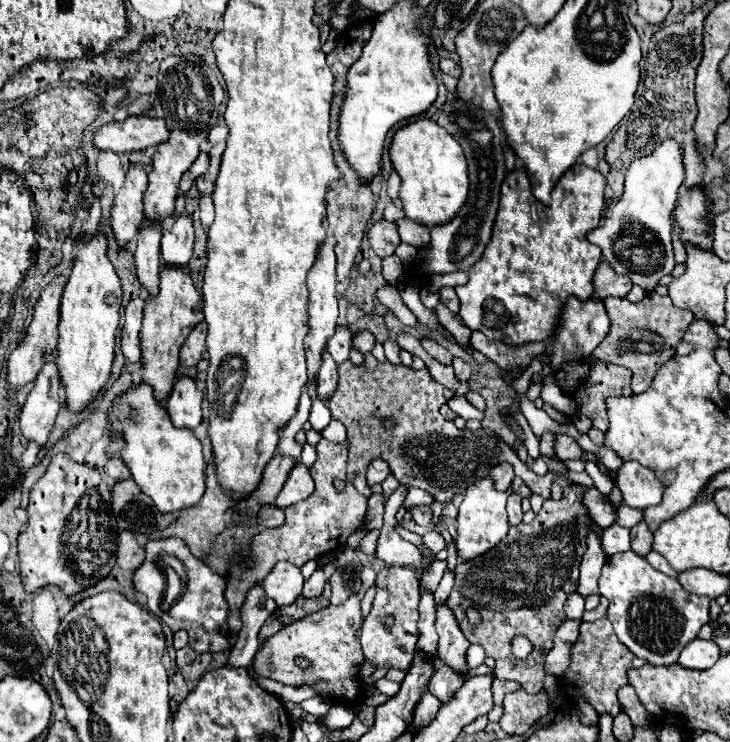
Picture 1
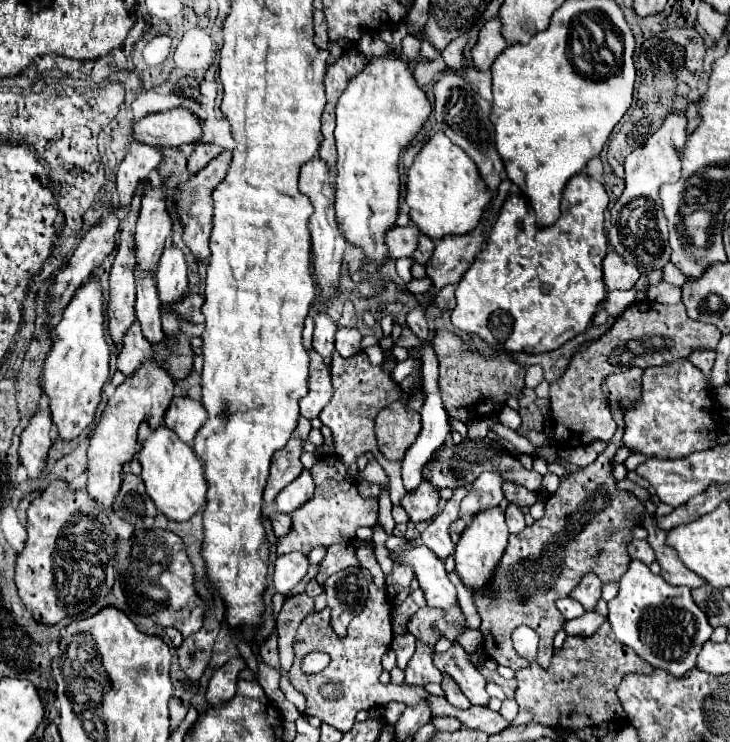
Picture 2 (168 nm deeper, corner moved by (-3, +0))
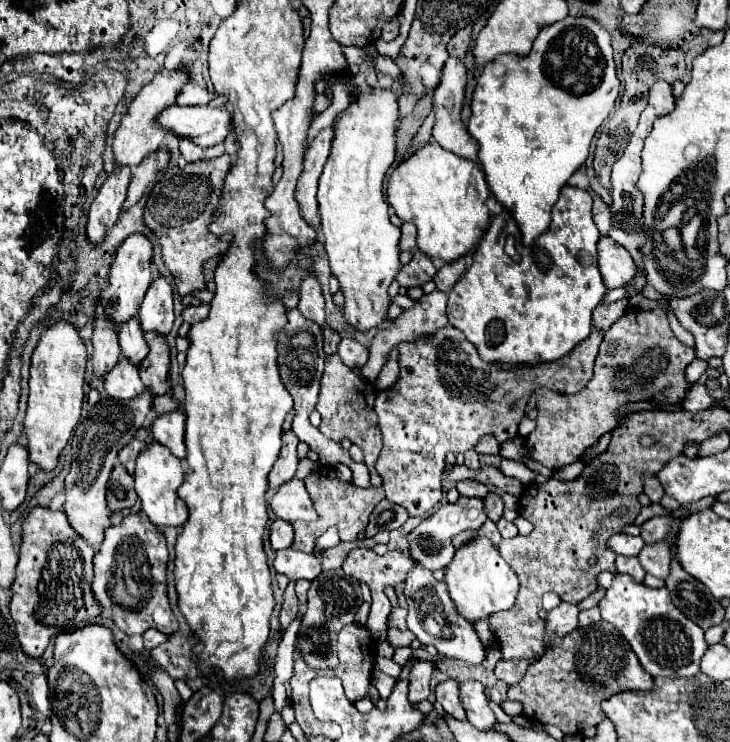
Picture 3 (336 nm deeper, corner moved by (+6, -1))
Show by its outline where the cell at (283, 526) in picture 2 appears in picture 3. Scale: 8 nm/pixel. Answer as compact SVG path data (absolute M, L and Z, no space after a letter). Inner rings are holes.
M276 519L270 527L270 541L272 541L272 549L280 551L280 549L288 549L292 547L294 541L294 529L290 523Z

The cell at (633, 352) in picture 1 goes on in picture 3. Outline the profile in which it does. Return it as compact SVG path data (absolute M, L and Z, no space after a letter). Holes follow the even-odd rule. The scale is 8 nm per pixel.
M656 307L652 311L626 311L604 335L600 345L594 377L586 389L574 395L556 393L550 389L536 389L536 429L528 435L528 455L544 467L556 471L578 461L584 451L594 445L604 433L614 431L626 421L618 409L626 403L650 401L656 393L666 393L668 401L682 403L690 389L684 369L692 363L696 351L682 345L670 329L666 313Z

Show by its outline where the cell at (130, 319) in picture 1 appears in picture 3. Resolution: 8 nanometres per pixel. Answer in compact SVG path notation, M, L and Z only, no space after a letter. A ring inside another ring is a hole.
M120 359L116 367L106 375L104 389L110 399L130 401L144 391L144 383L138 375L138 367L126 359Z

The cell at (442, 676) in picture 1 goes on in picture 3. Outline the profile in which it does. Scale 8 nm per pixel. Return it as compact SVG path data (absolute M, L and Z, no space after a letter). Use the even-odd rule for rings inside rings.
M446 679L444 683L440 683L434 691L436 695L436 701L444 707L444 711L458 719L458 721L464 721L466 719L466 713L464 713L464 707L460 703L460 687L458 687L458 681L454 679Z

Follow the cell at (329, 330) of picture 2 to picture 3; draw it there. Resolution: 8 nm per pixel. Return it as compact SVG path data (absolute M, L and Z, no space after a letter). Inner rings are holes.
M306 275L302 279L300 285L300 303L298 303L300 313L306 319L316 321L318 325L326 325L324 317L326 317L326 309L324 309L324 295L322 295L322 287L320 281L312 275Z

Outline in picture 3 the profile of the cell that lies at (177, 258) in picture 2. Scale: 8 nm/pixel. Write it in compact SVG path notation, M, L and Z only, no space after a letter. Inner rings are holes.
M156 277L142 301L138 321L142 331L154 331L158 335L168 335L174 323L172 305L172 285L164 277Z

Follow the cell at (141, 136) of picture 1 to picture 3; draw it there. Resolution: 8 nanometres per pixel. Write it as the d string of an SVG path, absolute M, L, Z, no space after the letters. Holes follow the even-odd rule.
M192 105L170 107L160 113L158 123L178 137L188 137L200 147L212 147L222 143L232 127L232 115L226 107L216 105Z

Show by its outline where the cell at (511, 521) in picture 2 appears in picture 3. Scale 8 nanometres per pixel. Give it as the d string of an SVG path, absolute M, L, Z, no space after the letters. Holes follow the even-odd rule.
M500 519L500 521L496 523L496 527L498 527L498 531L500 531L500 535L502 535L504 539L510 539L510 537L516 537L516 535L518 535L516 525L510 523L510 521L506 521L506 519Z

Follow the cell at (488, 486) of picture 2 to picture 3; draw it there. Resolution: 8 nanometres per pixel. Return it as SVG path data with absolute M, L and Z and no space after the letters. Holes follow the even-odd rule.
M460 497L456 503L446 503L442 505L438 511L434 511L430 517L426 517L416 529L412 529L408 533L408 549L414 557L414 561L430 571L436 571L436 569L444 569L456 549L452 545L452 539L454 535L462 533L462 531L468 531L468 529L480 529L480 525L486 521L486 513L484 513L484 501L474 497L474 499L468 499L468 497Z

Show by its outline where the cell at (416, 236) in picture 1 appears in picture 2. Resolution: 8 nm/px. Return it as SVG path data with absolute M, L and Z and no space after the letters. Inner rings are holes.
M421 234L421 236L419 236L419 244L417 244L417 250L415 250L413 258L415 258L417 262L421 262L421 264L427 264L427 262L429 262L429 258L431 258L431 254L433 254L433 248L435 248L433 240L431 240L429 236Z

